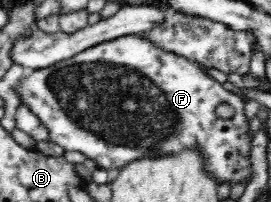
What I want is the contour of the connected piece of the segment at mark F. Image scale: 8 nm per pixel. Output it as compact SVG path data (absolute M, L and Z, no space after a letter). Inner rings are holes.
M140 33L118 37L100 45L94 45L92 48L86 49L82 53L78 53L64 61L59 61L50 67L27 71L21 77L19 81L20 87L18 87L17 91L21 108L30 108L30 112L36 115L36 118L40 118L40 122L49 131L50 141L61 145L65 151L80 151L87 158L93 159L97 163L98 168L119 171L123 165L129 164L131 161L140 159L141 157L154 154L157 158L166 154L178 153L184 148L196 148L200 152L202 160L204 160L204 170L218 180L218 185L221 183L231 183L231 185L234 185L244 180L248 183L252 175L252 168L250 168L250 142L252 140L252 134L250 134L250 128L248 127L250 119L248 120L245 117L243 100L240 96L236 96L235 92L232 93L222 88L222 84L209 76L206 70L199 64L184 57L176 56L172 52L156 48L150 42L149 36L147 33ZM221 103L228 104L234 109L233 117L230 117L230 119L222 119L222 117L216 115L216 107Z

